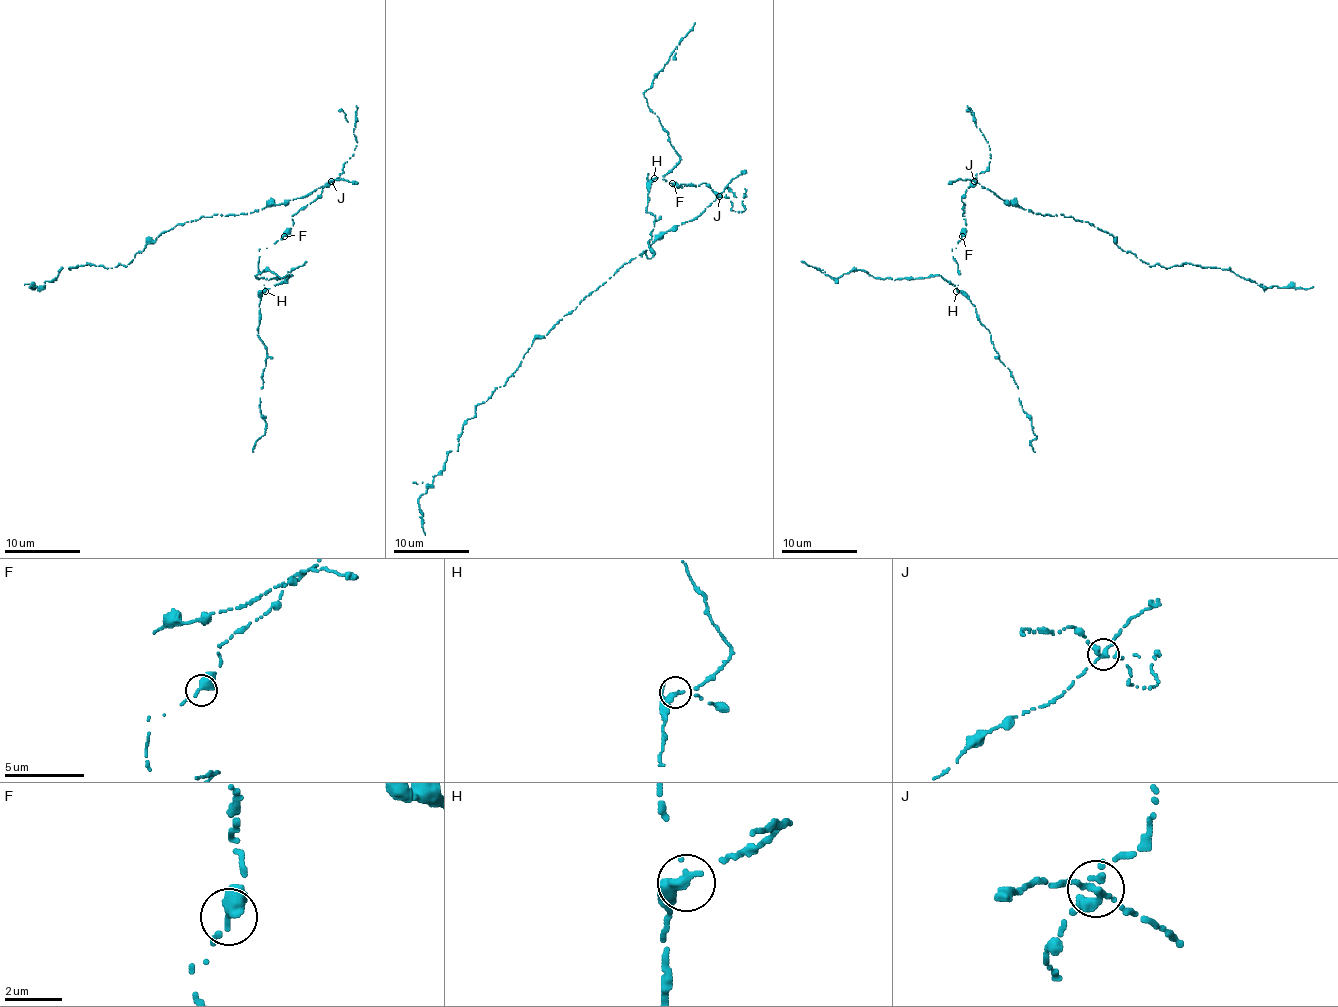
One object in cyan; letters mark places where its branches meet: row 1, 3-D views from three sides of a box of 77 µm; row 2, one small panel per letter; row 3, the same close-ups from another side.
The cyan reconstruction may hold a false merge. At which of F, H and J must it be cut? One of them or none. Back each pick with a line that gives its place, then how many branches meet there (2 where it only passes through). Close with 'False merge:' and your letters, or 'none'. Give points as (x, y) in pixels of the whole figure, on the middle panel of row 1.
J: at (719, 196); 2 branches meet
False merge: J

